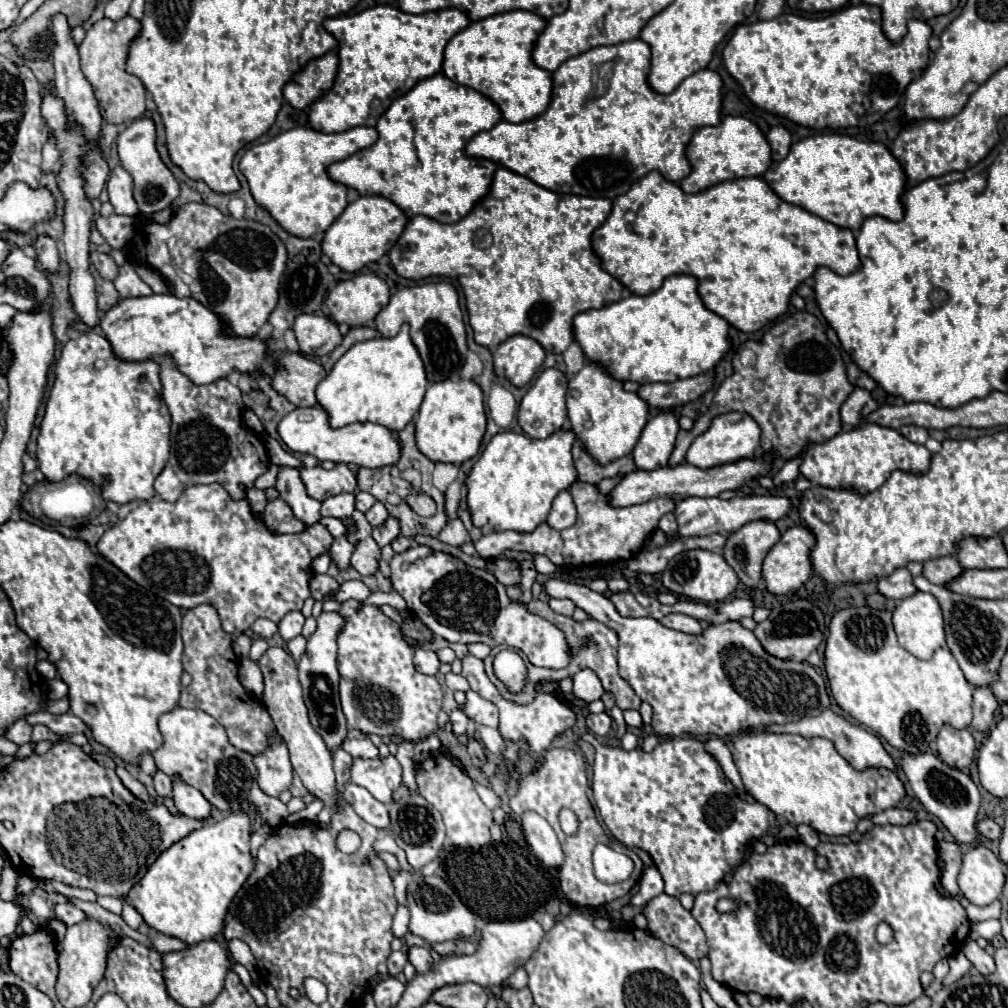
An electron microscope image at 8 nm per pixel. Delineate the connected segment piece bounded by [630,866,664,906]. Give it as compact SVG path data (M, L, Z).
M650 866L644 872L644 884L640 884L640 888L632 896L632 902L630 904L634 904L634 906L646 906L652 898L656 898L662 892L664 892L664 880L662 880L658 868L656 866Z

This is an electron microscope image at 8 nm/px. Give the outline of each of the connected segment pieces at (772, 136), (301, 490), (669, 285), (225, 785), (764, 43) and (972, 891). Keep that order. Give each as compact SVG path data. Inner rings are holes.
M774 126L768 132L768 140L770 140L770 148L772 148L772 158L776 162L784 160L788 156L788 152L790 152L790 144L792 144L790 130L786 130L784 126Z
M282 466L278 470L278 478L276 478L274 488L278 490L280 498L284 502L288 502L288 506L294 512L294 516L298 520L306 522L306 526L316 524L320 520L320 502L306 494L306 488L302 484L298 468Z
M670 276L664 280L662 288L652 294L632 294L606 308L582 312L574 318L574 340L582 346L586 358L602 362L614 378L638 384L676 382L678 378L690 378L714 370L714 366L730 352L728 330L730 324L704 306L698 292L698 278L694 276Z
M176 706L158 720L164 744L152 752L156 768L168 776L182 776L182 780L204 794L204 798L218 810L234 812L240 802L248 798L256 768L252 756L234 748L228 742L224 726L202 710Z
M858 4L836 10L826 18L804 18L782 14L772 20L740 24L730 36L722 56L726 70L742 82L746 96L760 108L790 118L808 128L848 128L858 126L862 118L882 118L904 96L908 84L918 78L928 64L928 40L932 28L922 20L908 22L908 34L898 42L884 36L882 12L878 6Z
M974 846L962 858L958 886L962 894L976 906L988 906L1004 888L1004 866L986 846Z

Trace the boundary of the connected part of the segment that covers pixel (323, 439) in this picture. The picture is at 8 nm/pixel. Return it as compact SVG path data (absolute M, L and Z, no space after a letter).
M322 406L312 408L296 408L290 412L290 416L282 418L282 424L278 426L278 432L286 446L294 452L312 454L318 460L332 460L332 462L346 462L366 468L382 468L392 466L400 460L400 440L392 430L388 430L382 424L364 422L364 424L348 424L342 428L332 428L330 418Z

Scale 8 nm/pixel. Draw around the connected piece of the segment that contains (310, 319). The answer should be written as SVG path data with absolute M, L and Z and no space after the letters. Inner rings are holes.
M300 314L294 320L292 328L296 332L300 350L308 356L330 354L342 342L342 334L338 326L328 316Z

